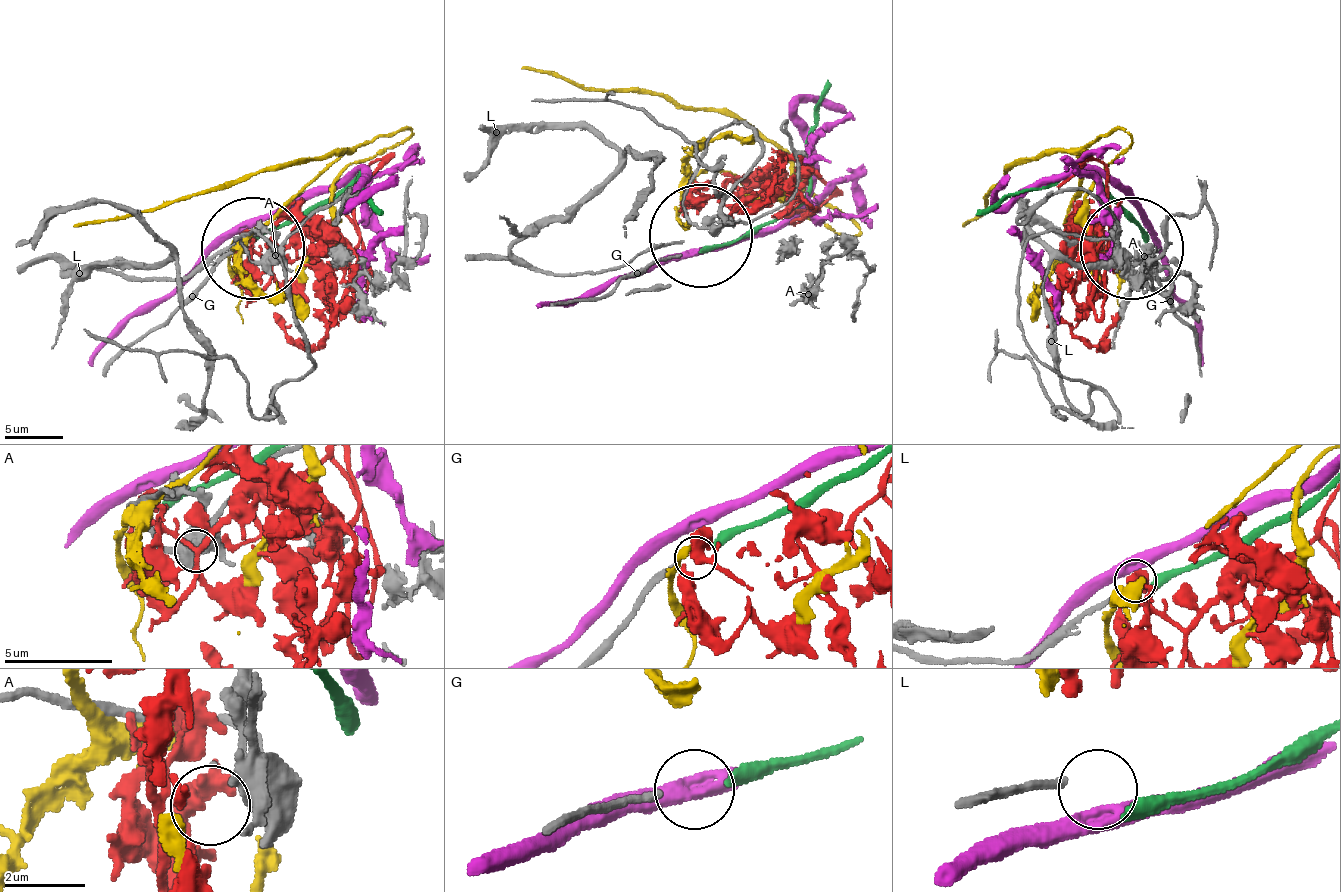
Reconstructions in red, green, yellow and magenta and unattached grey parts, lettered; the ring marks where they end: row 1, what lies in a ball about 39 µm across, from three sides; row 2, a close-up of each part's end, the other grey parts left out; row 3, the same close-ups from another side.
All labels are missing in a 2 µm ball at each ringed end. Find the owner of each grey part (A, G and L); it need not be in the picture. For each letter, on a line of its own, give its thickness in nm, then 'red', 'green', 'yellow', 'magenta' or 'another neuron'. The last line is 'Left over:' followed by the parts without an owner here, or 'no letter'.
A: calibre 480 nm; red
G: calibre 200 nm; green
L: calibre 200 nm; another neuron
Left over: L

